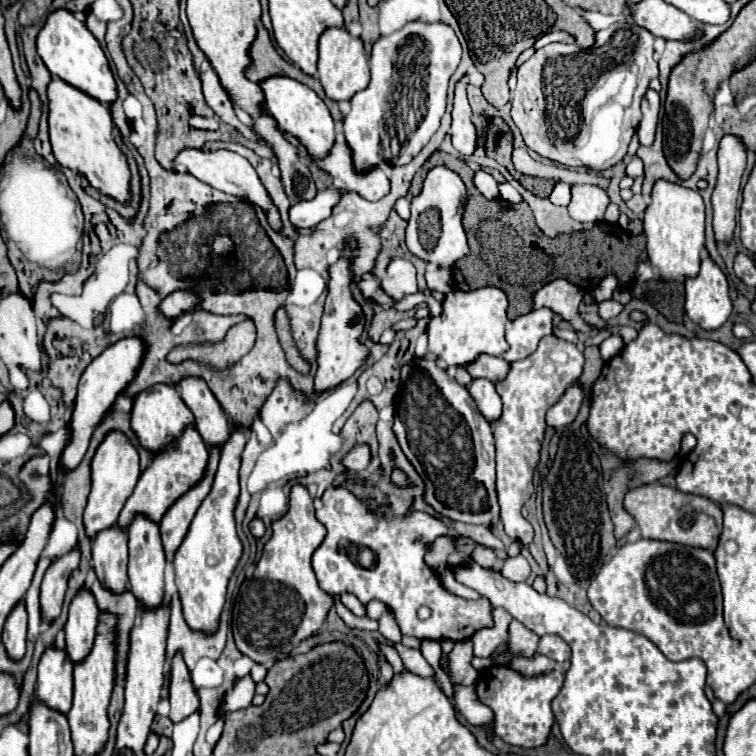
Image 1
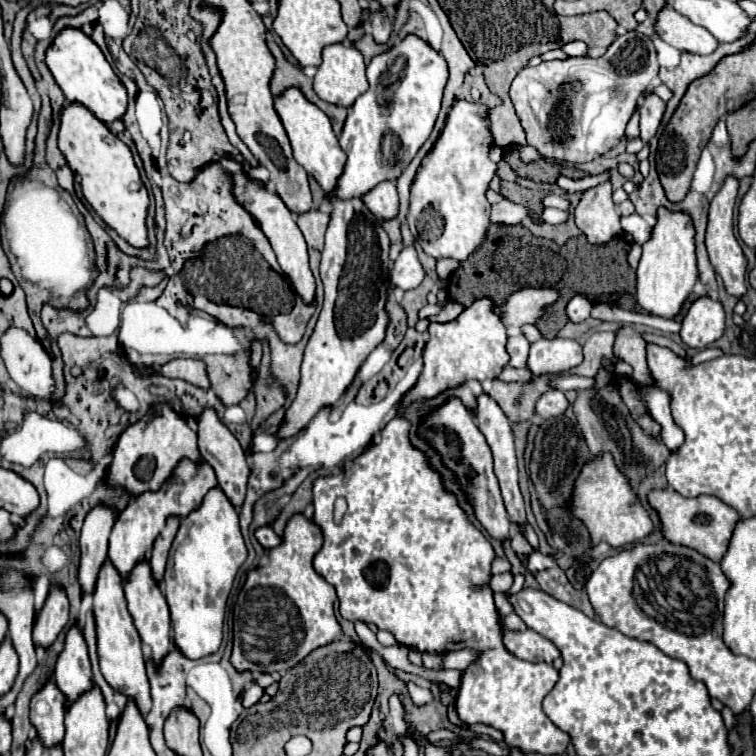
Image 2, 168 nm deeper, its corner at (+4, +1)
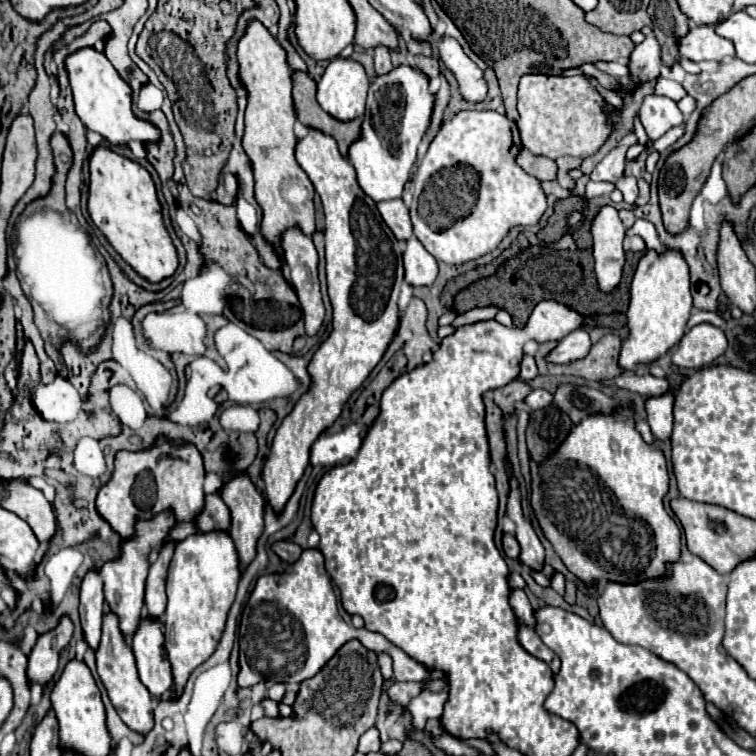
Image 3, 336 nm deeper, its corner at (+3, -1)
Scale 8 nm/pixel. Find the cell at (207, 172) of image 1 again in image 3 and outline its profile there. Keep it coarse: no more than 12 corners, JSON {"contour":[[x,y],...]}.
{"contour":[[298,227],[280,235],[306,333],[324,321],[318,253]]}

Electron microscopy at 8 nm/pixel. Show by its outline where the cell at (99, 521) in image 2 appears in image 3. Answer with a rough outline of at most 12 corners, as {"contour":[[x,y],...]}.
{"contour":[[90,569],[80,585],[80,621],[92,649],[104,613],[102,579]]}

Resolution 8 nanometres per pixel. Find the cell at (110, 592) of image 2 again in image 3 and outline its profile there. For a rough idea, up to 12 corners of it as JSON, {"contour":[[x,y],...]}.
{"contour":[[118,615],[102,617],[98,675],[122,721],[154,725],[152,695],[138,677]]}

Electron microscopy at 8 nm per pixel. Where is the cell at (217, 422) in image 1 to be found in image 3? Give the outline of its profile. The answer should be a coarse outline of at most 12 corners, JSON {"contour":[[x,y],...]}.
{"contour":[[246,473],[230,477],[220,497],[230,509],[230,537],[254,559],[266,501]]}

